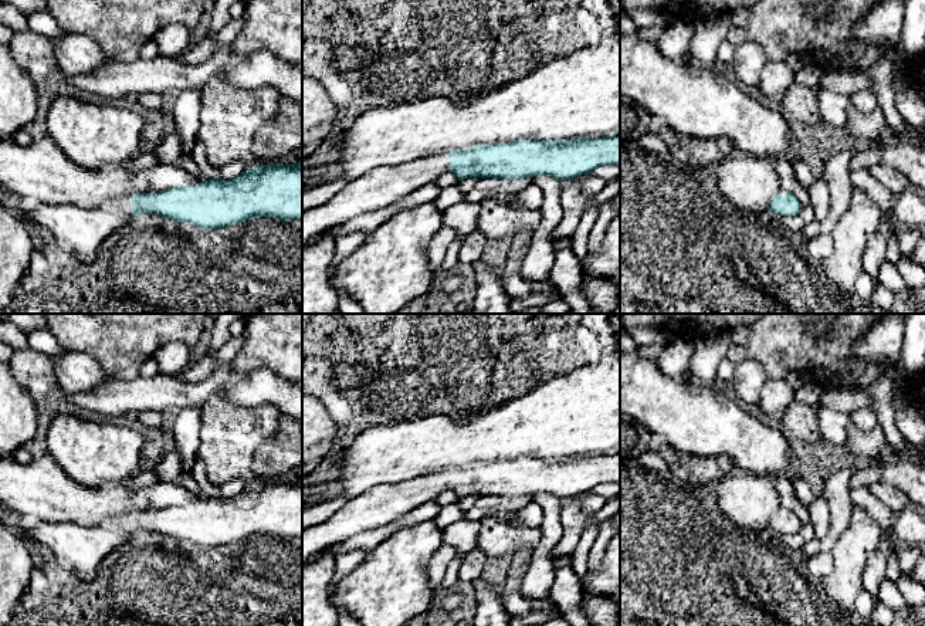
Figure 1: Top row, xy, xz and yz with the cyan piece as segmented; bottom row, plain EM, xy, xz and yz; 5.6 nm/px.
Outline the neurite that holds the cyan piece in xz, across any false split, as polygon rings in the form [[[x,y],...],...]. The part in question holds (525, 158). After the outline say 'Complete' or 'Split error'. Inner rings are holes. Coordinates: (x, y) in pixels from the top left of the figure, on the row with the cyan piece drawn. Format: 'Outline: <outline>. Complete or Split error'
Outline: [[[620,135],[567,141],[518,139],[445,150],[396,166],[373,168],[346,182],[326,203],[302,213],[302,247],[331,227],[396,203],[448,170],[458,180],[524,179],[539,175],[565,180],[587,175],[603,165],[620,166]]]. Split error

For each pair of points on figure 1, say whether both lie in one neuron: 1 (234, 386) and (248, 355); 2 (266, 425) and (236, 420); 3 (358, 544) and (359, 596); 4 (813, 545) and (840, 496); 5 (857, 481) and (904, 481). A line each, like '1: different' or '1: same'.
1: different
2: same
3: different
4: different
5: same

